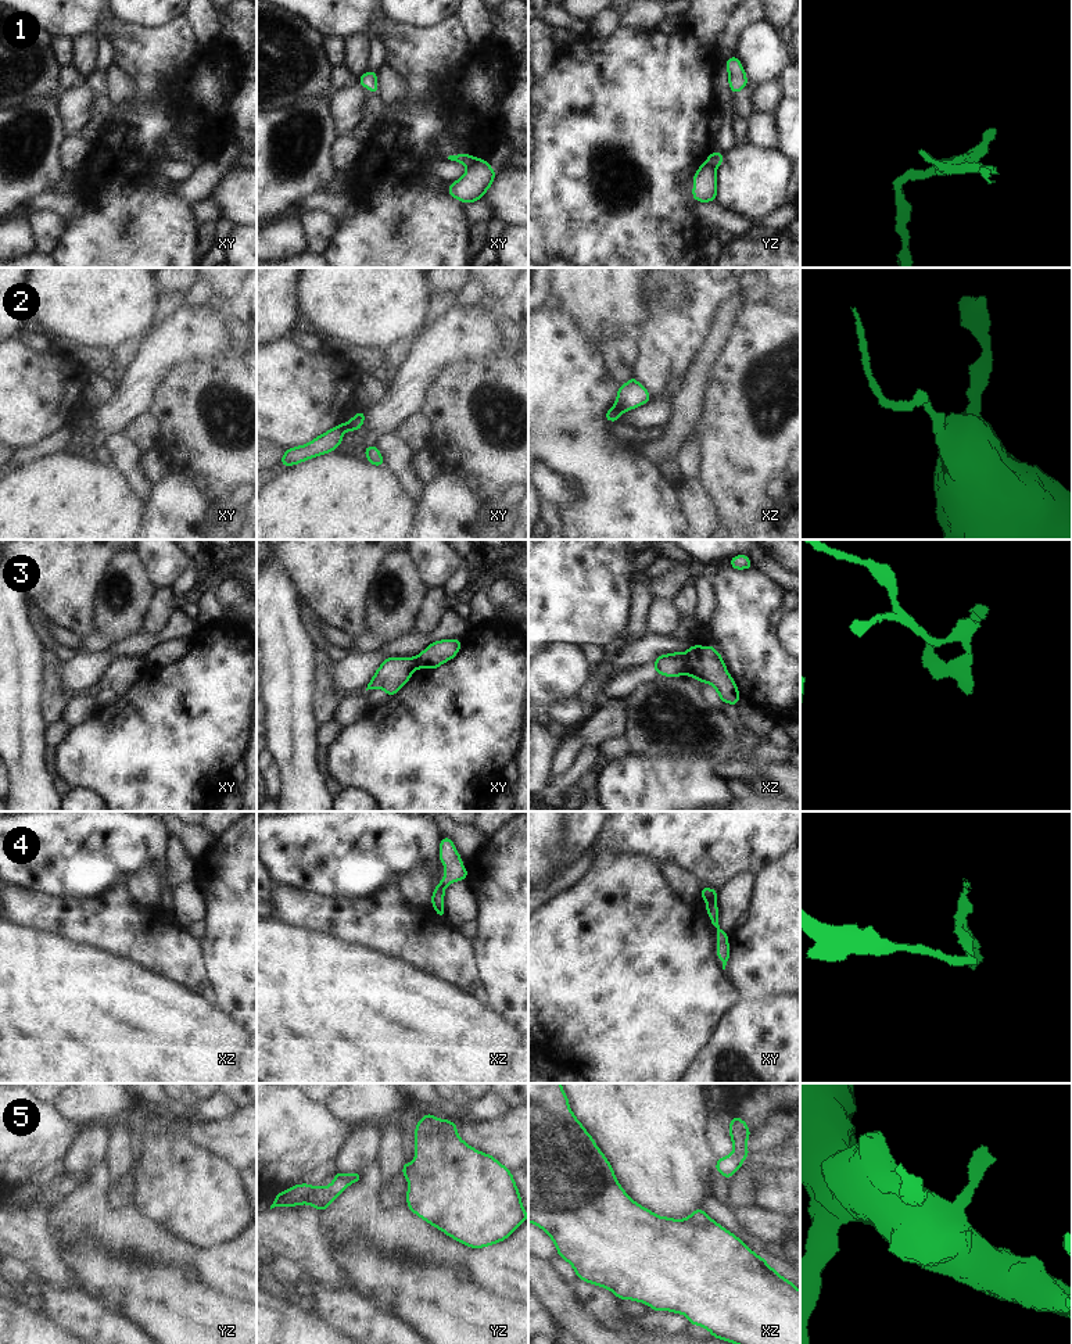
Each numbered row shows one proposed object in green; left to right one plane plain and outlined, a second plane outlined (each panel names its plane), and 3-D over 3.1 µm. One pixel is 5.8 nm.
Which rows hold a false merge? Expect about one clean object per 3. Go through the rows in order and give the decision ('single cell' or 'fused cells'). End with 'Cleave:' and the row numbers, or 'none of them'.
1: fused cells
2: fused cells
3: fused cells
4: fused cells
5: single cell
Cleave: 1, 2, 3, 4

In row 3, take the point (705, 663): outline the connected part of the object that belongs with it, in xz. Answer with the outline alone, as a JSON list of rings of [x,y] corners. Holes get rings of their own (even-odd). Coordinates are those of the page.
[[[691,645],[685,652],[689,675],[696,681],[707,682],[716,688],[723,703],[736,706],[741,693],[735,680],[728,674],[724,659],[711,645]]]

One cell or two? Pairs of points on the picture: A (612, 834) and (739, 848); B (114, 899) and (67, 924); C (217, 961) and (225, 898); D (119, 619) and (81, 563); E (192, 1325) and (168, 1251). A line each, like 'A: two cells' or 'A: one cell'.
A: one cell
B: one cell
C: one cell
D: two cells
E: two cells

